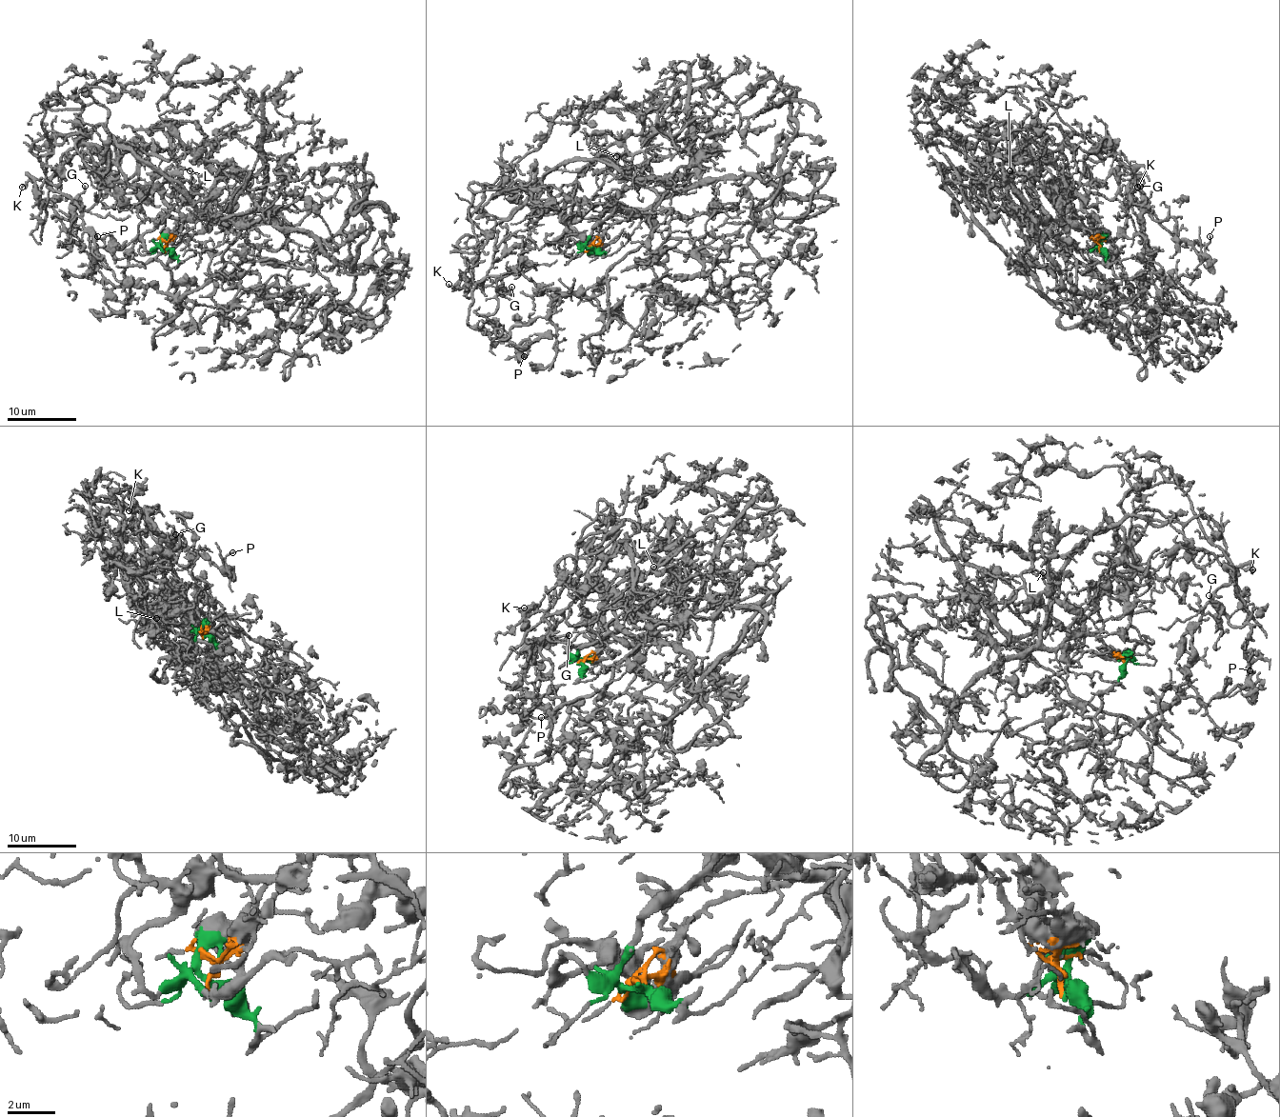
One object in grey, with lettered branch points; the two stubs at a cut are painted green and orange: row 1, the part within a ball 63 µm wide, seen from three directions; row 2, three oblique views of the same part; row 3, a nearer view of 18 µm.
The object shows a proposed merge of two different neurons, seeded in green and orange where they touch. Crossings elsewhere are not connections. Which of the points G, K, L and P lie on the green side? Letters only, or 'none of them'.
G, K, P

